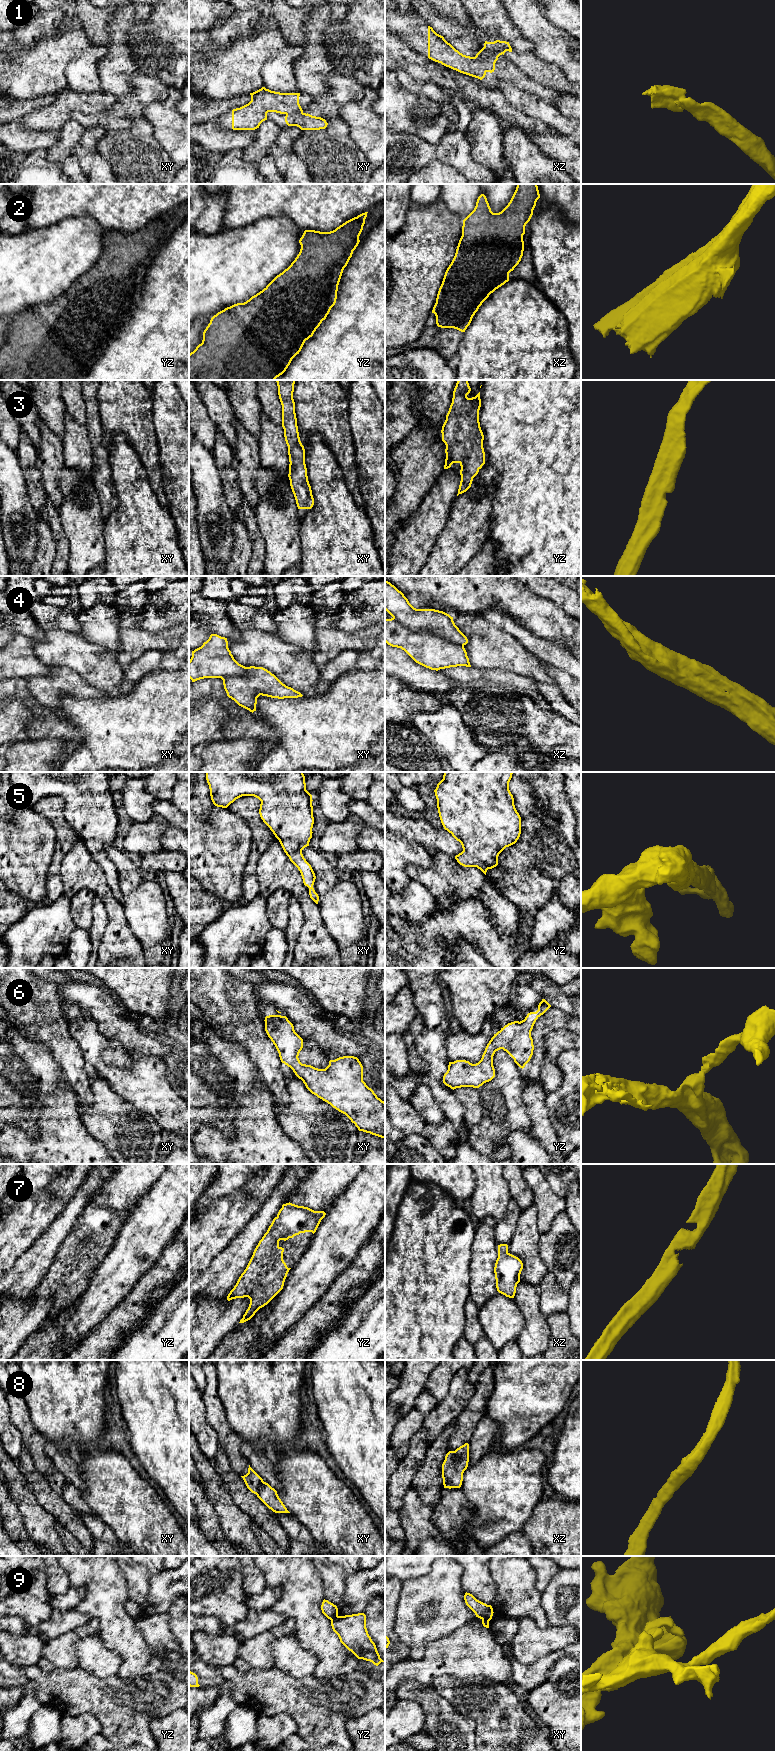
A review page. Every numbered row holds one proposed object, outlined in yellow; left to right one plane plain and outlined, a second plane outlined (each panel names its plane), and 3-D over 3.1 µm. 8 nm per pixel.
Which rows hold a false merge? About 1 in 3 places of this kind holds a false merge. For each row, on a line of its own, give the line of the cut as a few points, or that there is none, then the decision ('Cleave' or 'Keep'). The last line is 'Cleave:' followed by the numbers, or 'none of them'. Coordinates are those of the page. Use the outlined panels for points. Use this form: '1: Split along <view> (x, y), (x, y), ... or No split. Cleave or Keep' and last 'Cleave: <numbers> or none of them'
1: Split along xz (483, 47), (490, 54), (498, 56). Cleave
2: No split. Keep
3: No split. Keep
4: Split along xz (393, 617), (412, 630), (425, 630), (463, 646). Cleave
5: No split. Keep
6: No split. Keep
7: No split. Keep
8: No split. Keep
9: Split along yz (337, 1614), (331, 1620). Cleave
Cleave: 1, 4, 9

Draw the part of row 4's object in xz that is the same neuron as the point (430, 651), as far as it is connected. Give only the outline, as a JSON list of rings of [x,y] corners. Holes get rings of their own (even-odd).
[[[394,618],[385,619],[385,642],[401,648],[416,663],[431,670],[471,667],[464,646],[426,631],[412,631]]]

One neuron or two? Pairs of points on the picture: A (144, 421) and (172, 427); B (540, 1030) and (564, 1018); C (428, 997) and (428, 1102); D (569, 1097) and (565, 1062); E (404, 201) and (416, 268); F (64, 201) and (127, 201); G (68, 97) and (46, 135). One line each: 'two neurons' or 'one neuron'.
A: two neurons
B: one neuron
C: two neurons
D: one neuron
E: two neurons
F: one neuron
G: two neurons

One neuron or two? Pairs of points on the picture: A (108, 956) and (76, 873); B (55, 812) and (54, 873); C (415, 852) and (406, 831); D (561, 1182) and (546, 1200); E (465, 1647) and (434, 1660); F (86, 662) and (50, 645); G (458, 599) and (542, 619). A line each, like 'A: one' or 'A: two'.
A: one
B: one
C: two
D: two
E: one
F: one
G: one

